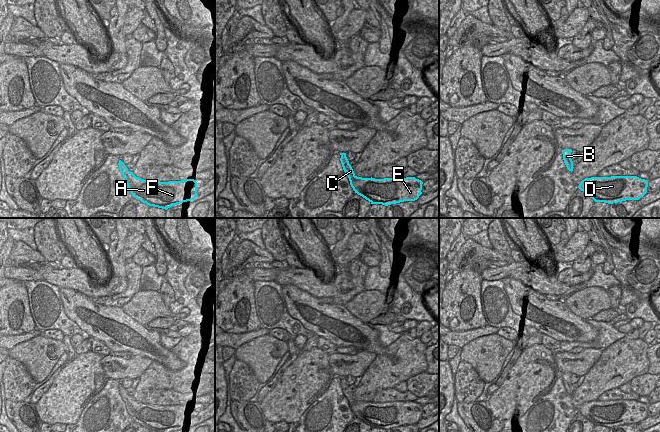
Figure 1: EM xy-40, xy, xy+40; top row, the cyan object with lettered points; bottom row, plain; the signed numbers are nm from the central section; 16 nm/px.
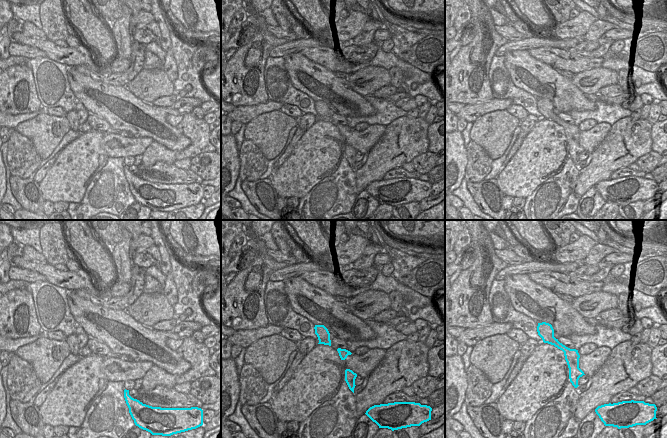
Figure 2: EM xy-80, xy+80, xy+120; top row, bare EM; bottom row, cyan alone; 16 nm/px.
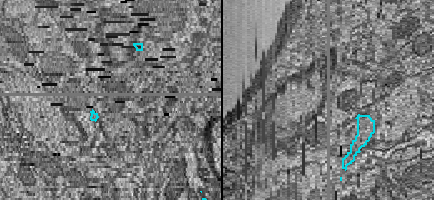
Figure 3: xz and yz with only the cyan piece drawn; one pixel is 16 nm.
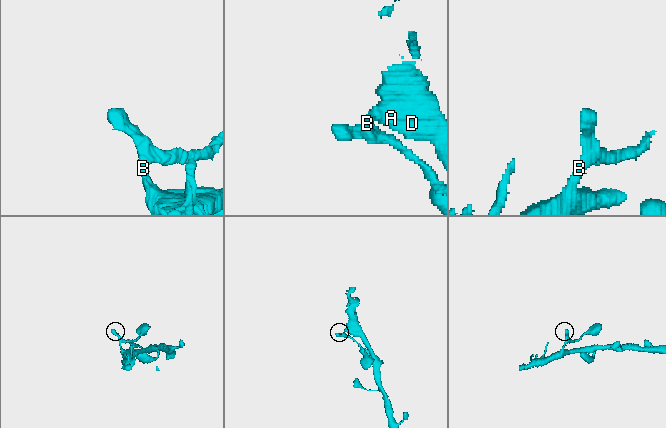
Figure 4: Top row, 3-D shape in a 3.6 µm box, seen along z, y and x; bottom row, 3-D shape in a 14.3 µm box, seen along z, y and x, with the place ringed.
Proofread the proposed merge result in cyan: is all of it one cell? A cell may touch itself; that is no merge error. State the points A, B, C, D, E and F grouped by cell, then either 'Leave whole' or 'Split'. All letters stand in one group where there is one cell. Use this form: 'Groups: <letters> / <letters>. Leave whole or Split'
Groups: A B C D E F. Leave whole

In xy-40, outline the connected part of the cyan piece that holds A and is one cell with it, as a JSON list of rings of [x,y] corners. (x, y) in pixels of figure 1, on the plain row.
[[[121,384],[118,389],[133,421],[149,430],[170,432],[197,421],[197,406],[194,403],[169,406],[144,404],[130,396]]]

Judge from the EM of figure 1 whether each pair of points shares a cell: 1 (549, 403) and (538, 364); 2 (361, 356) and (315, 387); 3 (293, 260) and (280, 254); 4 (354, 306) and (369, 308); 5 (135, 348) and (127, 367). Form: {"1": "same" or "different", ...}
{"1": "different", "2": "different", "3": "different", "4": "same", "5": "different"}

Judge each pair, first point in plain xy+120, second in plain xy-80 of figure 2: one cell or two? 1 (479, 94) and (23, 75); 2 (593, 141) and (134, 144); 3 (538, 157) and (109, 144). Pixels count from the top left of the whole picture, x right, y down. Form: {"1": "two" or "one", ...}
{"1": "one", "2": "one", "3": "two"}

